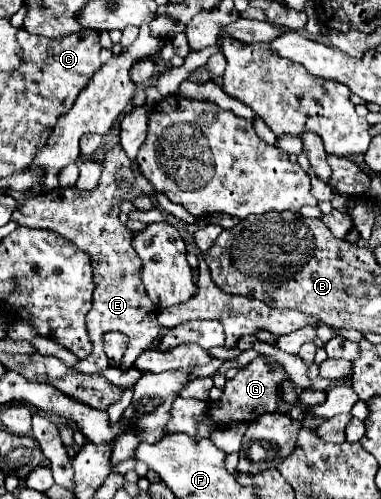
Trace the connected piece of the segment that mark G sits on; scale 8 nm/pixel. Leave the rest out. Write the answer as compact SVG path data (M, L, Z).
M255 357L253 363L239 369L237 375L225 383L221 401L209 403L209 411L211 411L211 419L213 419L215 427L237 423L237 421L253 421L255 417L259 417L267 411L275 411L277 403L281 399L279 383L285 379L289 379L289 375L285 373L285 369L279 363L269 363L263 357Z

